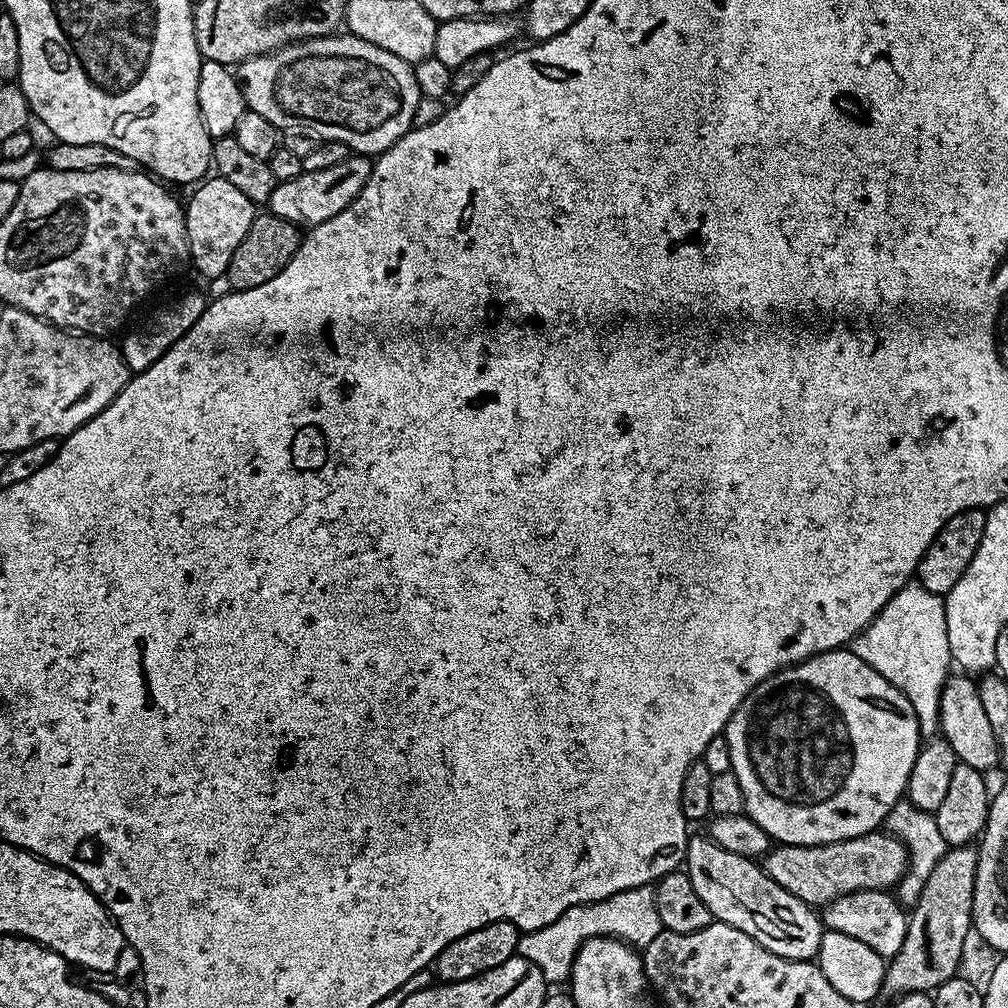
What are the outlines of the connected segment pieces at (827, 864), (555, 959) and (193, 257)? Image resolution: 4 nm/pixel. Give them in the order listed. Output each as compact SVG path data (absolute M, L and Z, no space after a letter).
M884 830L867 832L849 840L839 840L829 844L780 844L768 849L762 857L764 872L782 890L794 894L804 904L823 906L831 900L842 898L846 894L854 894L862 890L892 890L899 885L901 878L908 871L908 849L898 836L893 836Z
M643 884L630 890L622 890L618 894L610 894L610 898L602 898L589 904L570 906L570 910L566 910L558 918L554 918L554 922L533 932L523 933L516 947L516 955L534 962L534 966L538 966L538 970L542 970L544 979L548 981L549 985L560 986L563 980L565 983L571 977L572 960L576 957L576 951L590 938L608 936L611 940L623 940L624 943L631 944L633 948L643 950L646 946L650 946L650 942L654 942L654 938L658 938L658 934L663 931L665 931L664 923L662 918L658 918L656 889L652 884Z
M208 178L195 189L189 200L186 200L186 230L188 231L188 254L191 267L196 267L204 275L204 278L213 276L223 276L230 266L230 258L234 258L234 250L238 250L238 242L246 238L246 230L250 230L253 218L258 215L257 209L235 186L230 186L230 182L219 178Z

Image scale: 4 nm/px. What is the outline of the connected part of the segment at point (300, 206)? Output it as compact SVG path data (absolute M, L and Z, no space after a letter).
M349 154L342 162L338 162L338 166L326 166L326 170L304 172L298 178L279 181L274 194L270 194L267 211L297 226L315 226L326 222L334 218L334 214L346 210L346 206L360 196L362 186L366 186L370 178L372 166L373 161L367 155Z

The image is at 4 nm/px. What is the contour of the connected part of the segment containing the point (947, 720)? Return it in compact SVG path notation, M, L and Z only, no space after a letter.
M968 674L949 675L940 699L940 727L942 738L954 750L957 761L974 770L988 774L992 767L1000 764L998 741L982 706L977 681Z

